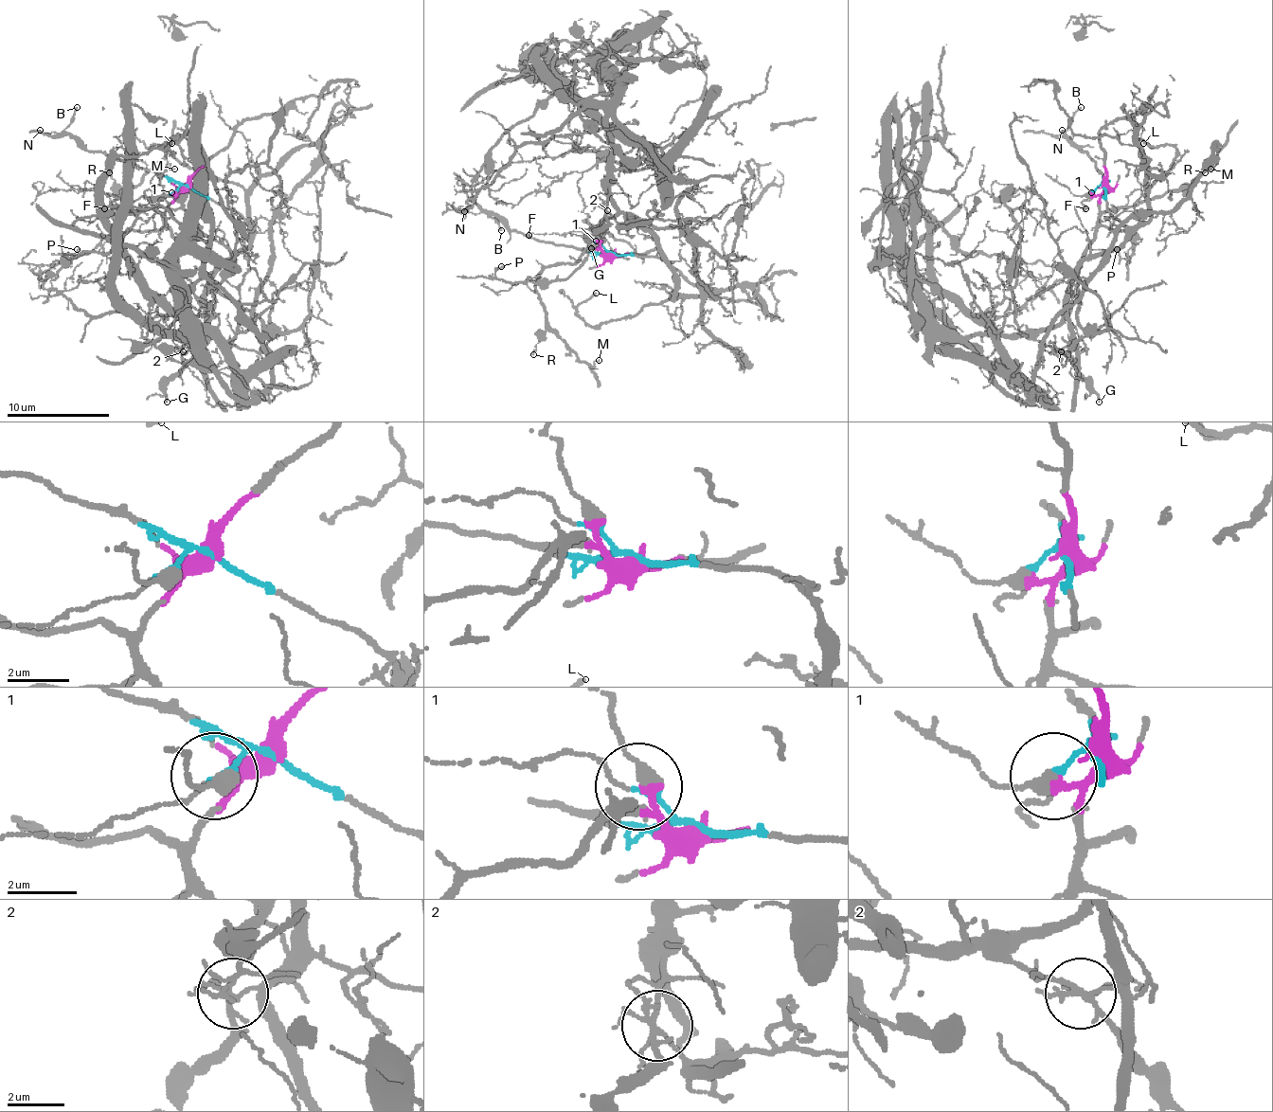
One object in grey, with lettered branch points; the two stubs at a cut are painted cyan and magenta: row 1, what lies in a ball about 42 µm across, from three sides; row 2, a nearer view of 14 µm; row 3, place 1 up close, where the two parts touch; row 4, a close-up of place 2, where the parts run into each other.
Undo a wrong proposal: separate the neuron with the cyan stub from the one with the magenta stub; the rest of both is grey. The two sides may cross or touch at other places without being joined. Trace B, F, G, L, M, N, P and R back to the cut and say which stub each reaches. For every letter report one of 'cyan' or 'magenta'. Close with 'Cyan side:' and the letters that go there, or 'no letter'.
B: cyan
F: cyan
G: magenta
L: cyan
M: magenta
N: cyan
P: magenta
R: magenta
Cyan side: B, F, L, N

